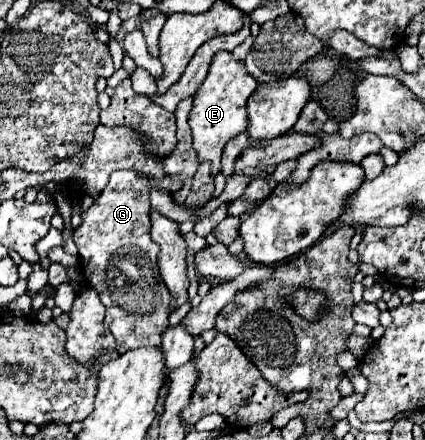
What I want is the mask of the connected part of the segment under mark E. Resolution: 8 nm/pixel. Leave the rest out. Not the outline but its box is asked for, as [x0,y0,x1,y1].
[189,50,259,176]

